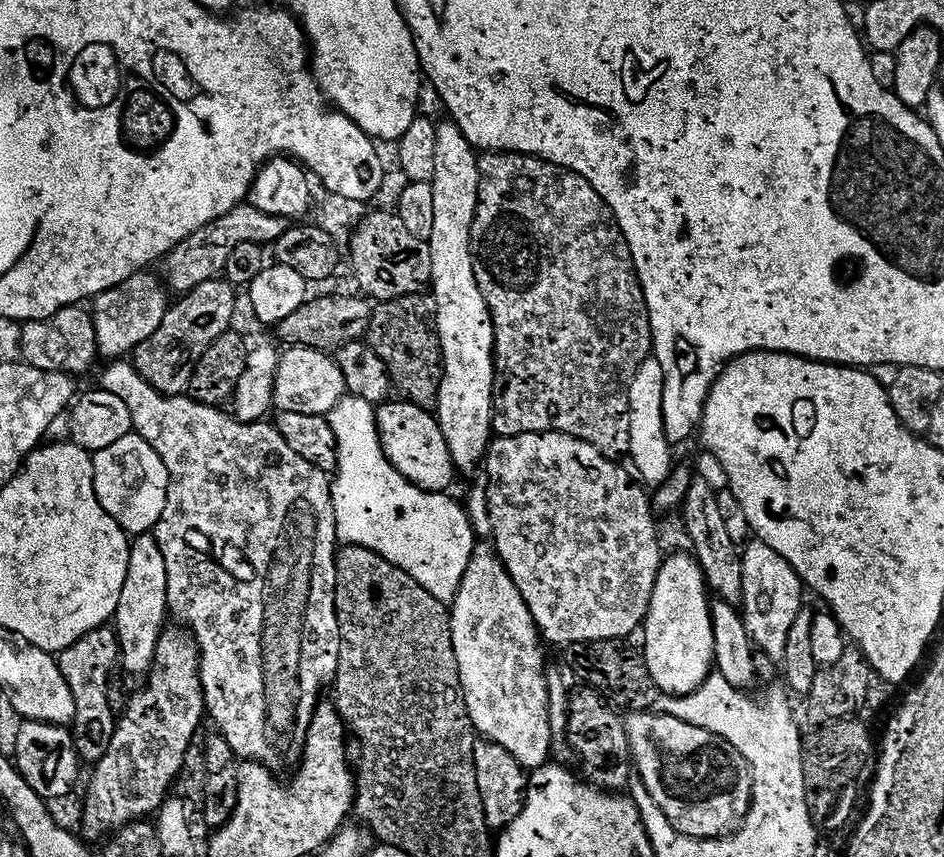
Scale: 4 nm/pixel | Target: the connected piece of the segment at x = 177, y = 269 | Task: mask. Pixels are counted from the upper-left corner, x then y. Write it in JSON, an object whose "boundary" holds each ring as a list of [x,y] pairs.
{"boundary":[[[238,206],[233,212],[227,212],[213,224],[198,229],[188,240],[182,241],[173,248],[166,257],[168,264],[168,280],[172,283],[171,291],[176,294],[187,294],[195,290],[202,282],[215,280],[218,269],[226,259],[226,253],[236,248],[239,244],[259,244],[272,246],[278,238],[282,238],[284,231],[290,227],[289,221],[279,220],[271,216],[271,211],[260,206]]]}

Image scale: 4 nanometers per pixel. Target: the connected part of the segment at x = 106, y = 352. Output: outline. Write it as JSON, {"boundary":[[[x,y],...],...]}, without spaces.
{"boundary":[[[148,270],[138,272],[124,284],[95,297],[91,305],[93,308],[90,308],[90,317],[96,336],[96,347],[101,357],[135,353],[136,347],[146,342],[146,338],[150,338],[150,334],[158,330],[158,326],[162,326],[162,318],[170,307],[169,293],[162,280],[160,285],[159,278],[150,273]]]}

